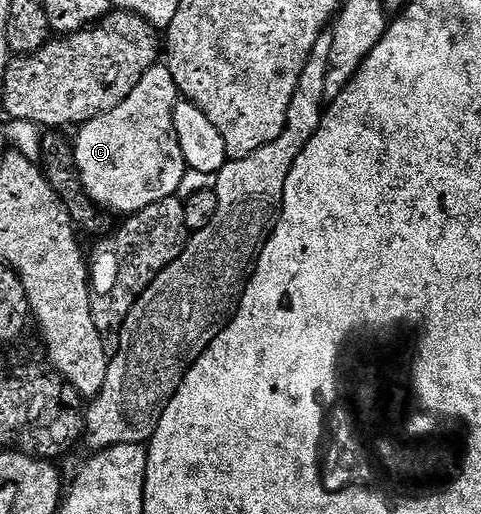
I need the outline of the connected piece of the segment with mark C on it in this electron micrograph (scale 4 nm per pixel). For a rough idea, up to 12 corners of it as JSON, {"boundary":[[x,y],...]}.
{"boundary":[[164,63],[72,141],[82,192],[133,215],[177,194]]}

